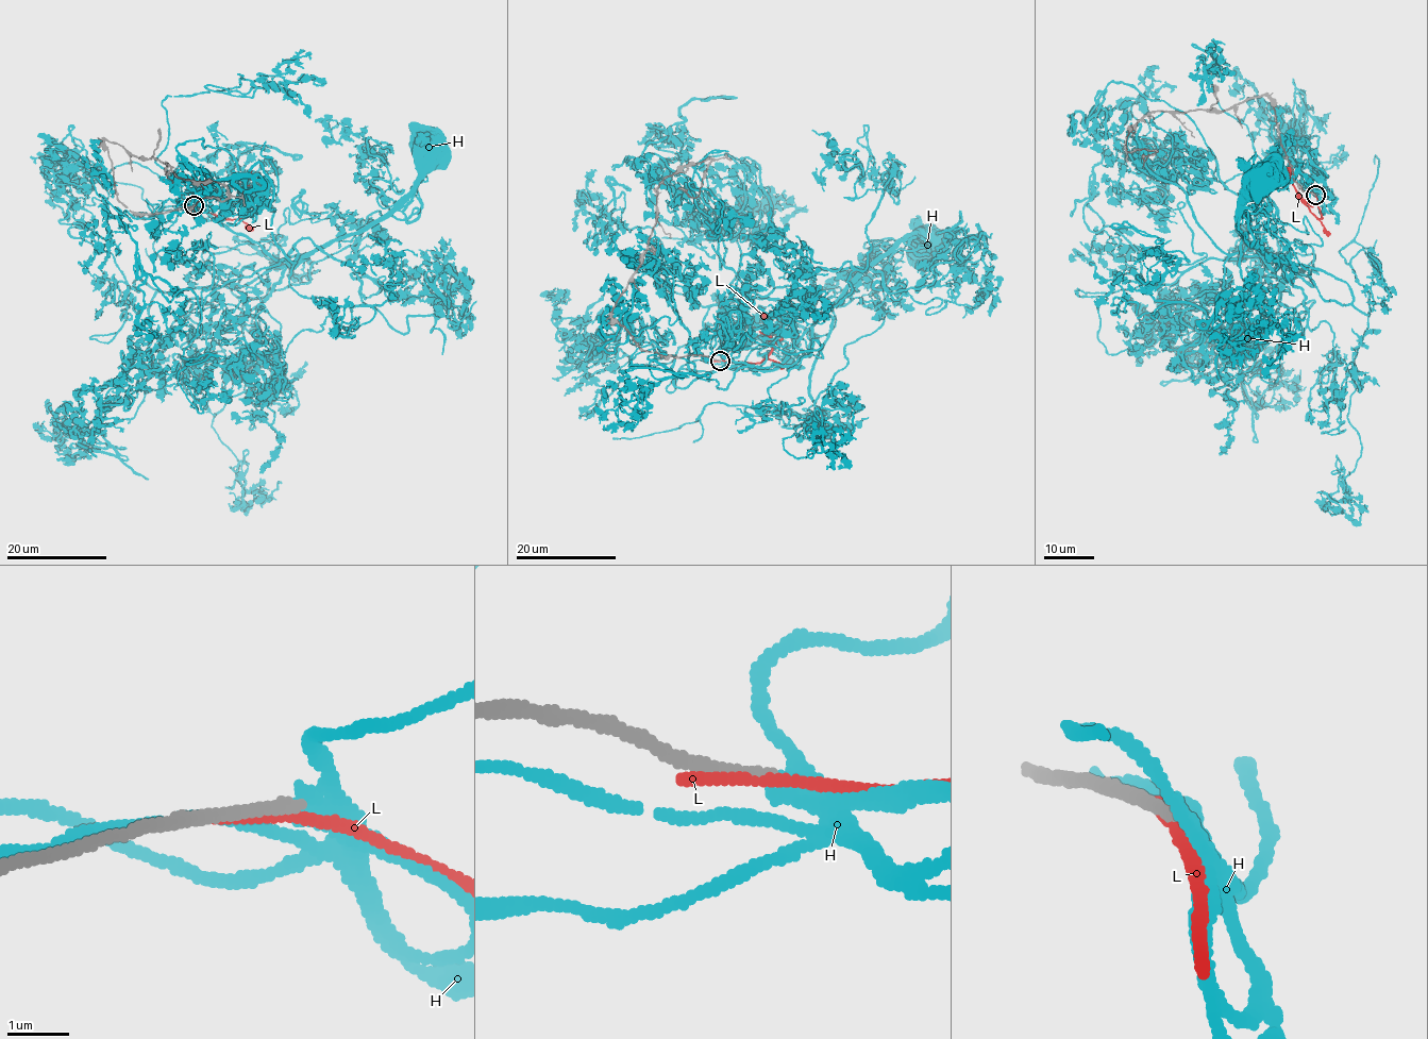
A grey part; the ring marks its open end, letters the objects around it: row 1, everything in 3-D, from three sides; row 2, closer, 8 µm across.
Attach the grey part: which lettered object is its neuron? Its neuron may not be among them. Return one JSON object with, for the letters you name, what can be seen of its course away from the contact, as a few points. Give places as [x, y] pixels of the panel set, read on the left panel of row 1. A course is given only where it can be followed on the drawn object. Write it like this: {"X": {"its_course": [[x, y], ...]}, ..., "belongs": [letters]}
{"belongs": []}

